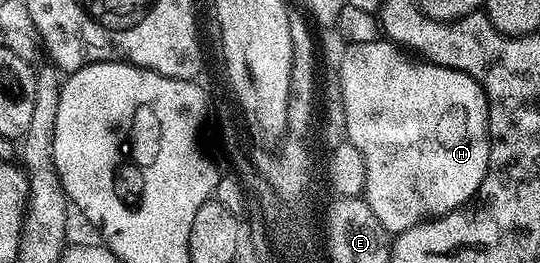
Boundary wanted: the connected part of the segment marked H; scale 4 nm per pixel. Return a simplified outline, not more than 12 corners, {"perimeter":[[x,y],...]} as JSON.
{"perimeter":[[383,38],[340,62],[346,139],[388,234],[464,207],[487,96]]}

